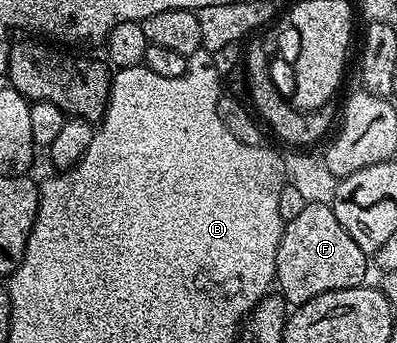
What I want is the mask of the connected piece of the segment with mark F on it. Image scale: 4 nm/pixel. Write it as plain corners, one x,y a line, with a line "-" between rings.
308,201
305,208
293,220
283,224
281,244
277,244
277,268
275,269
275,286
288,307
294,308
313,300
313,296
321,296
325,292
337,292
341,288
357,288
368,281
369,256
357,248
357,240
341,228
341,220
331,211
326,201

